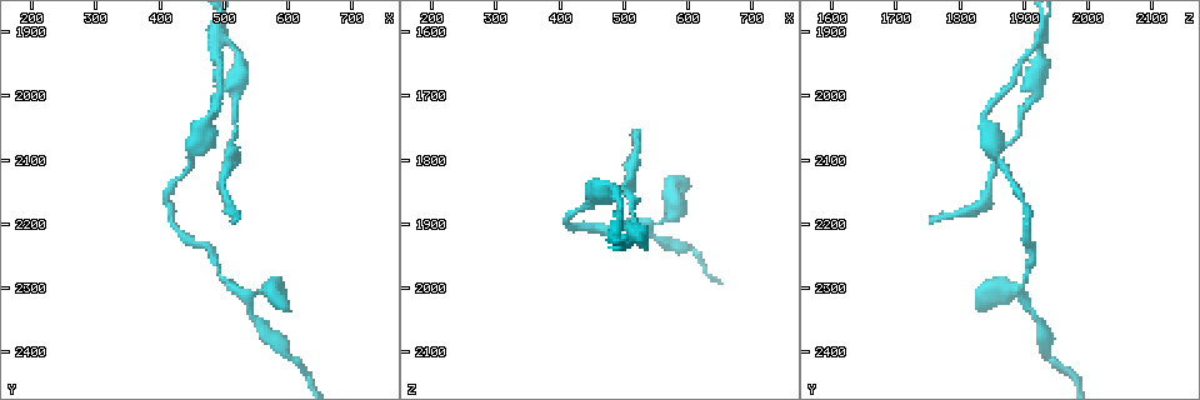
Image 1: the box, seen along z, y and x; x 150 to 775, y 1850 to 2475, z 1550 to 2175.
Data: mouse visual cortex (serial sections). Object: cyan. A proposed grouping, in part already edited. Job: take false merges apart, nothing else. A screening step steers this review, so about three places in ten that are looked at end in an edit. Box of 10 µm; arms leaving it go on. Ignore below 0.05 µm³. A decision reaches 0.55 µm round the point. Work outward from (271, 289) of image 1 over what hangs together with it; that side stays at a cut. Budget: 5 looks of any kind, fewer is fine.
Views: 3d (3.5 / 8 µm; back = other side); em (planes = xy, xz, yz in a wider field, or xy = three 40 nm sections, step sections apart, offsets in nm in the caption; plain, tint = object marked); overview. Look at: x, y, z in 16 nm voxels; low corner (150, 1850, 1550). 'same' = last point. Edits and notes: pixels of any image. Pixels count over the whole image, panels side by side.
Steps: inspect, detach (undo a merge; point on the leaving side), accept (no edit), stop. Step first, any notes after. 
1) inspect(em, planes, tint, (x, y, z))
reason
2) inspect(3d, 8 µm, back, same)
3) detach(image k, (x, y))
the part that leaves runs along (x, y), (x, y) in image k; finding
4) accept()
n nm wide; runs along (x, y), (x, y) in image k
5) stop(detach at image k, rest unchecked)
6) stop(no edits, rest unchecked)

inspect(3d, 3.5 µm, (540, 2315, 1900))

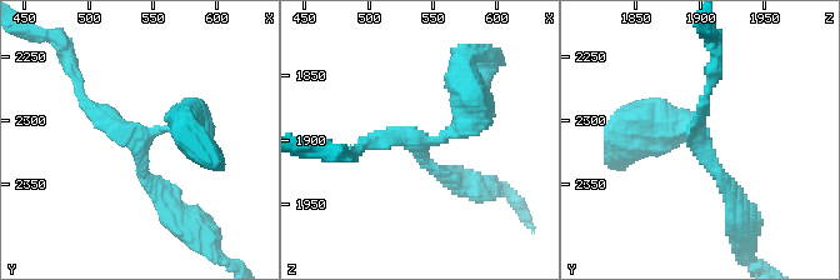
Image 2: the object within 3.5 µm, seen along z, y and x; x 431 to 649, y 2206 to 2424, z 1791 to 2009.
inspect(em, planes, tint, (542, 2308, 1900))
shape alone is not enough

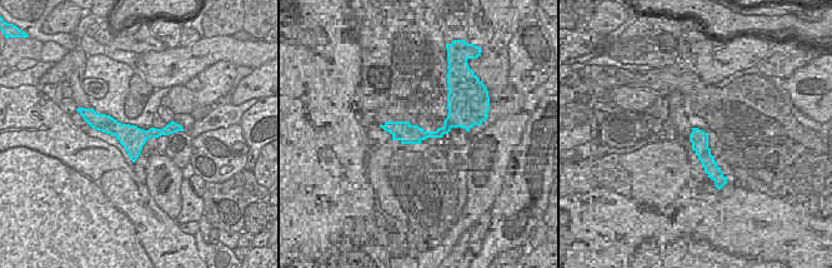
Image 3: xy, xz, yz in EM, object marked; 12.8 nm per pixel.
accept()
3 arms; arms of 150, 200, 450 nm; runs along (468, 93), (453, 135), (360, 148) in image 2; one cell here

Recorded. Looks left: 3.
inspect(3d, 3.5 µm, back, (490, 1920, 1920))

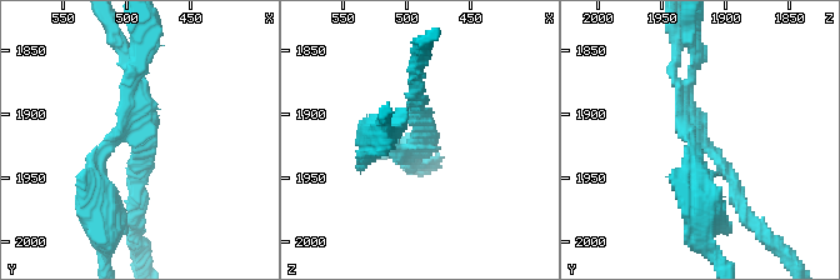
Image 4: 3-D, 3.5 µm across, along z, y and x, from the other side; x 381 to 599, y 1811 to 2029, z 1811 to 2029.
inspect(em, planes, tint, (492, 1918, 1920))
3 arms; arms of 150, 200, 200 nm; now the EM

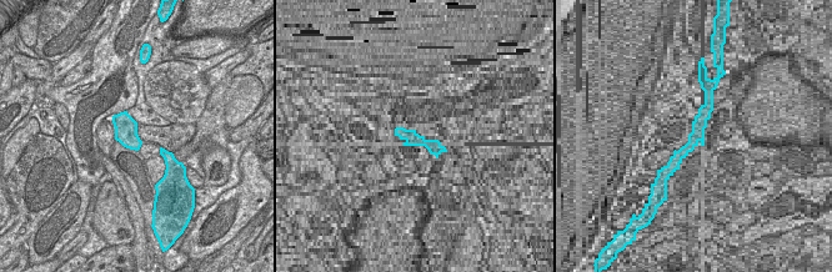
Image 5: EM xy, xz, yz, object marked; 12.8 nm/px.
detach(image 4, (80, 181))
the part that leaves runs along (104, 151), (93, 168), (104, 259) in image 4; two cells meet here

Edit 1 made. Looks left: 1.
stop(detach at image 4, rest unchecked)

